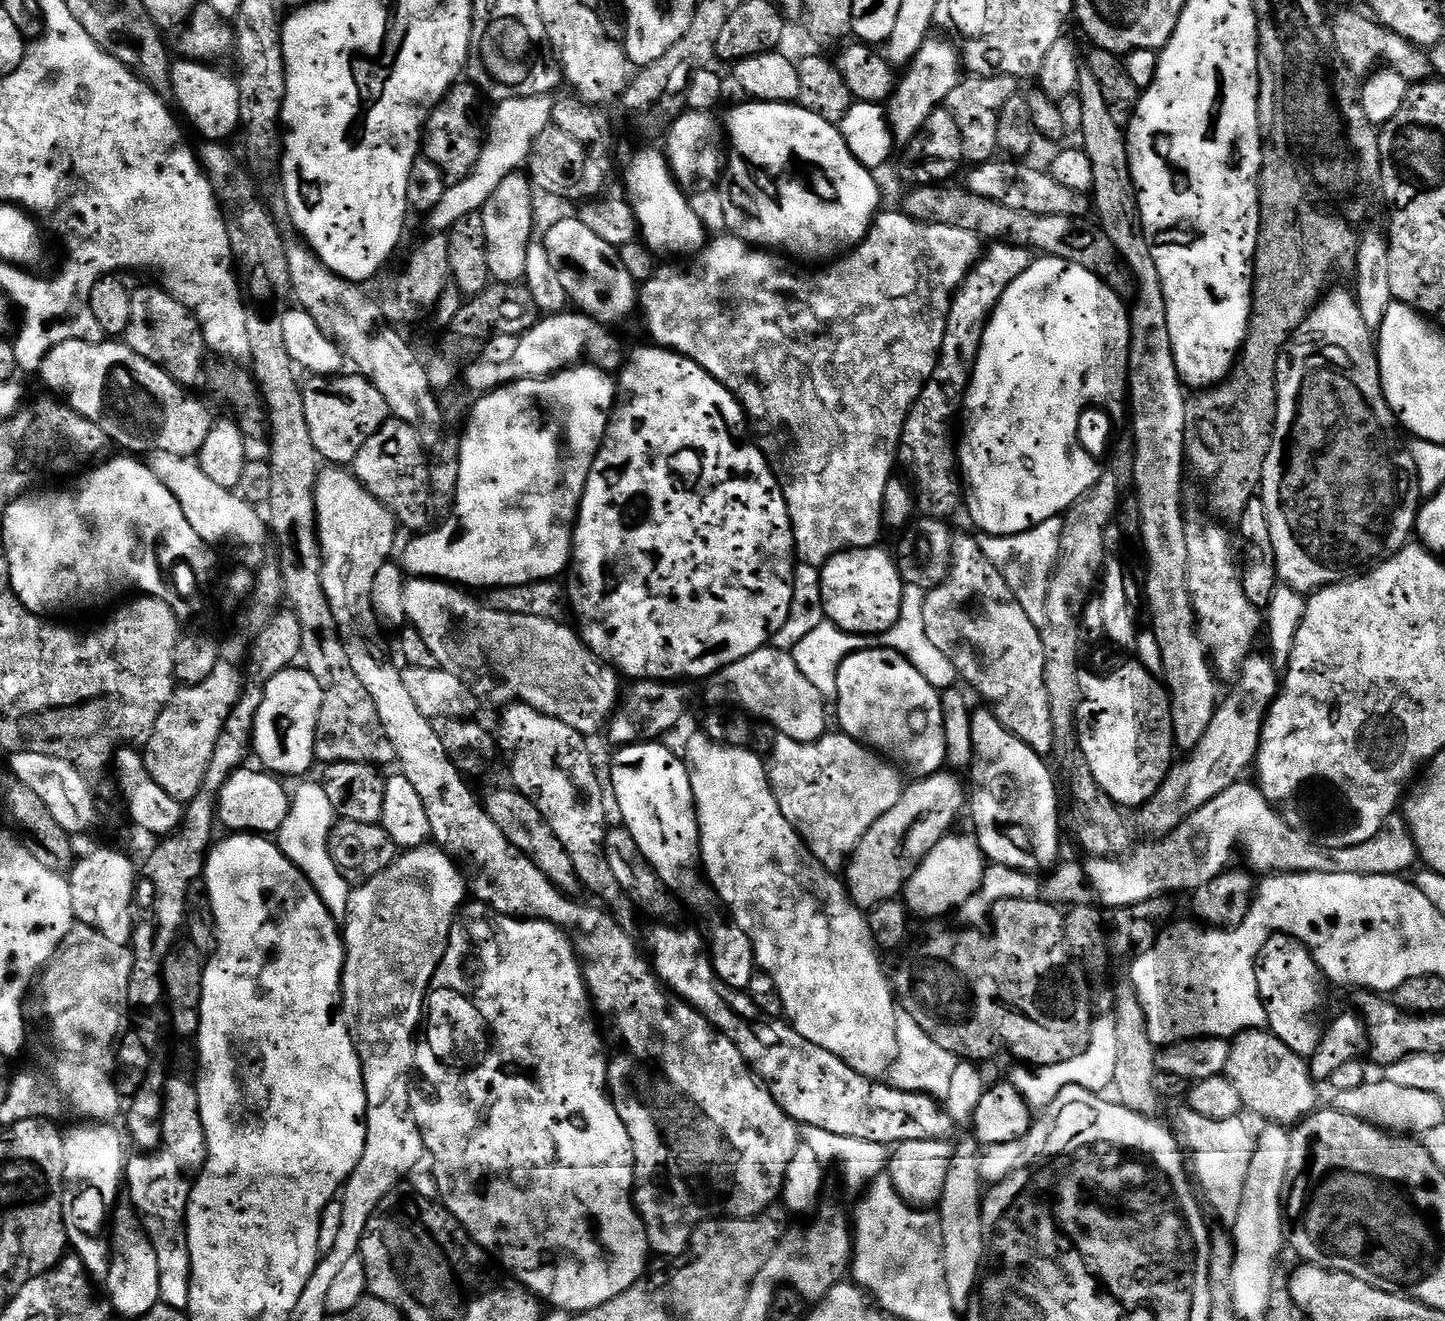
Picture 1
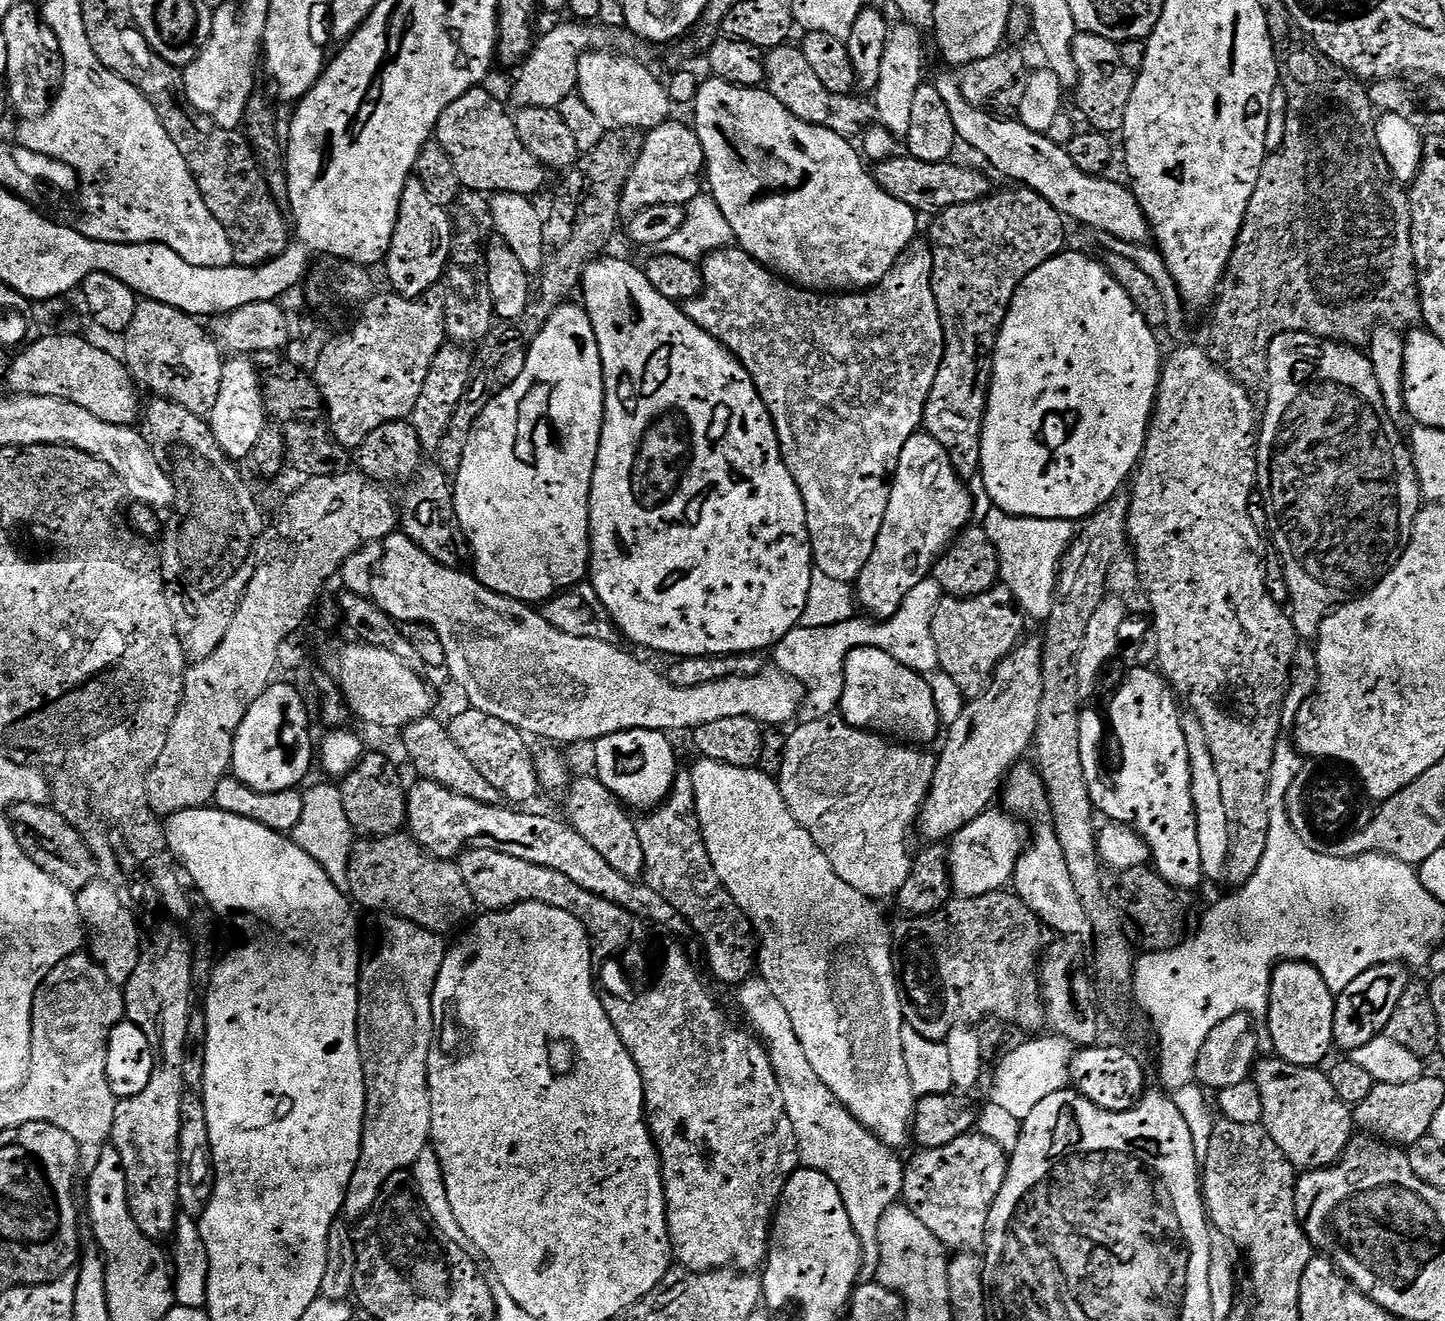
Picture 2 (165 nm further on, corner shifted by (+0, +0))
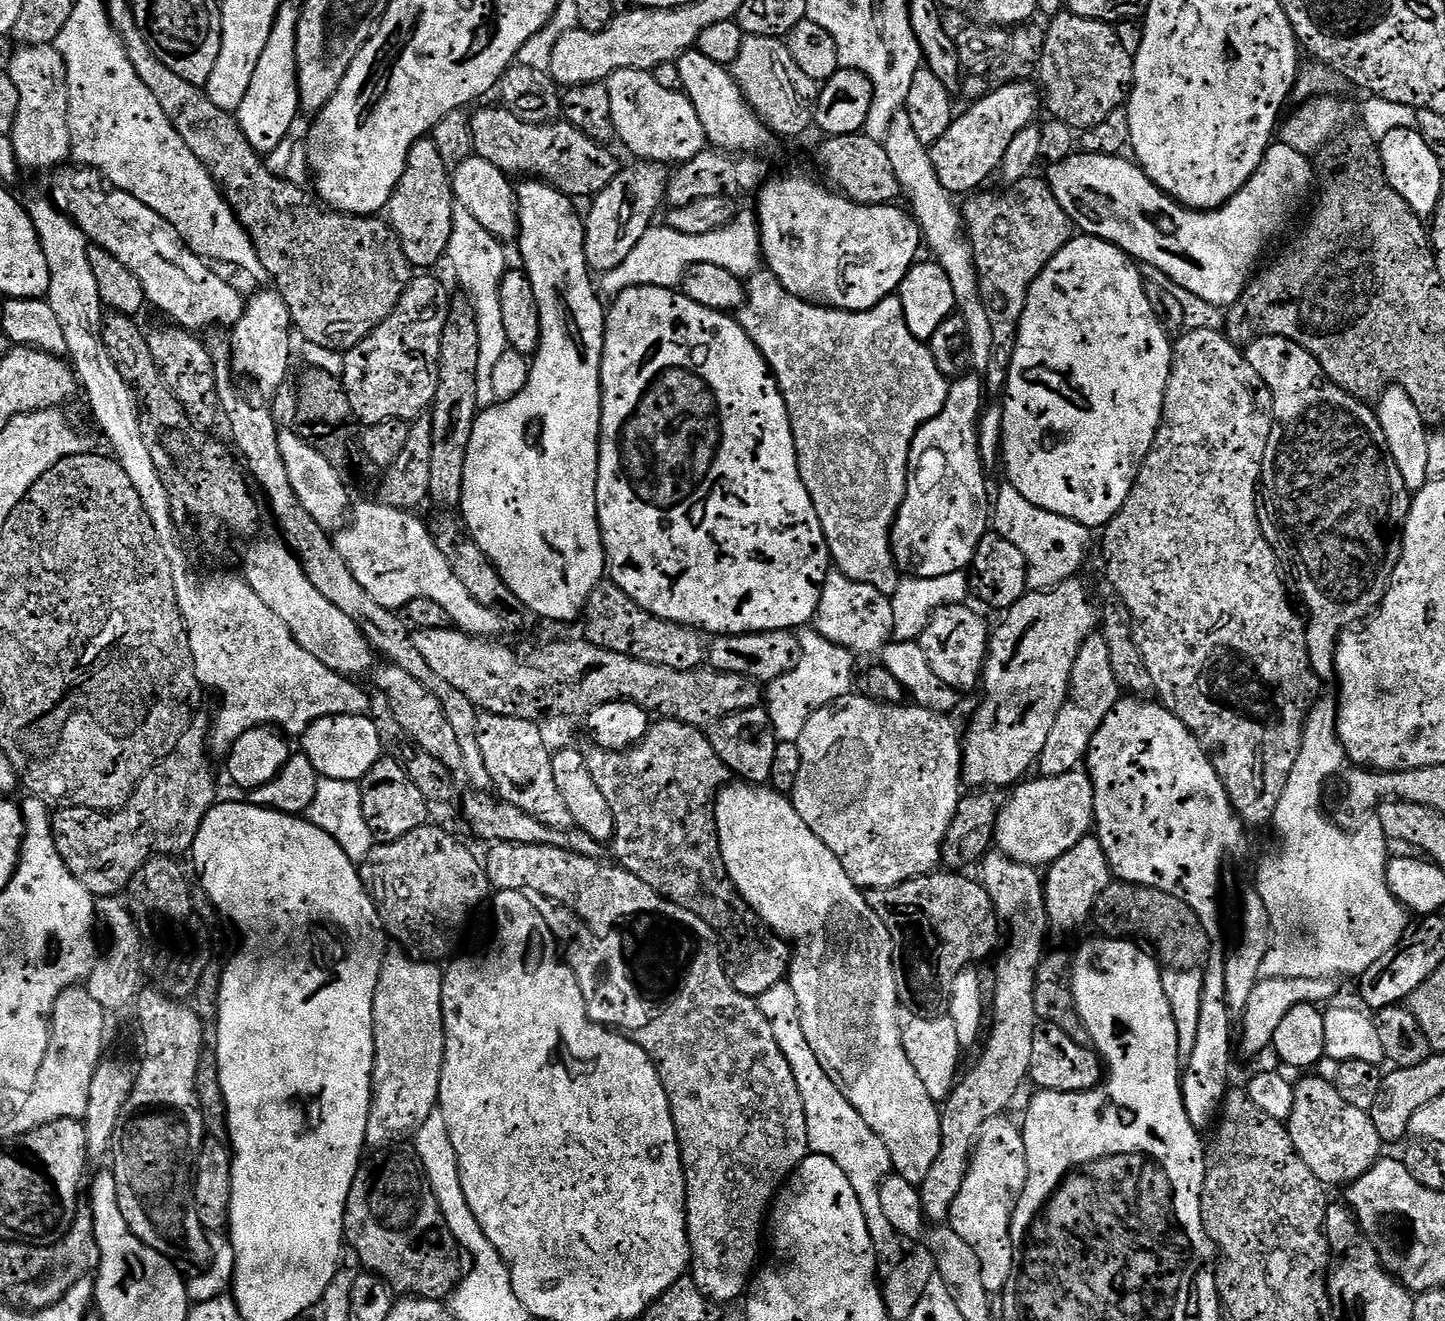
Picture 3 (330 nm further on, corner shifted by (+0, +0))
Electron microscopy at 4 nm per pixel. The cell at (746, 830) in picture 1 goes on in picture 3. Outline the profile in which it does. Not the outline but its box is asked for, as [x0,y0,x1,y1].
[716,782,942,1186]

